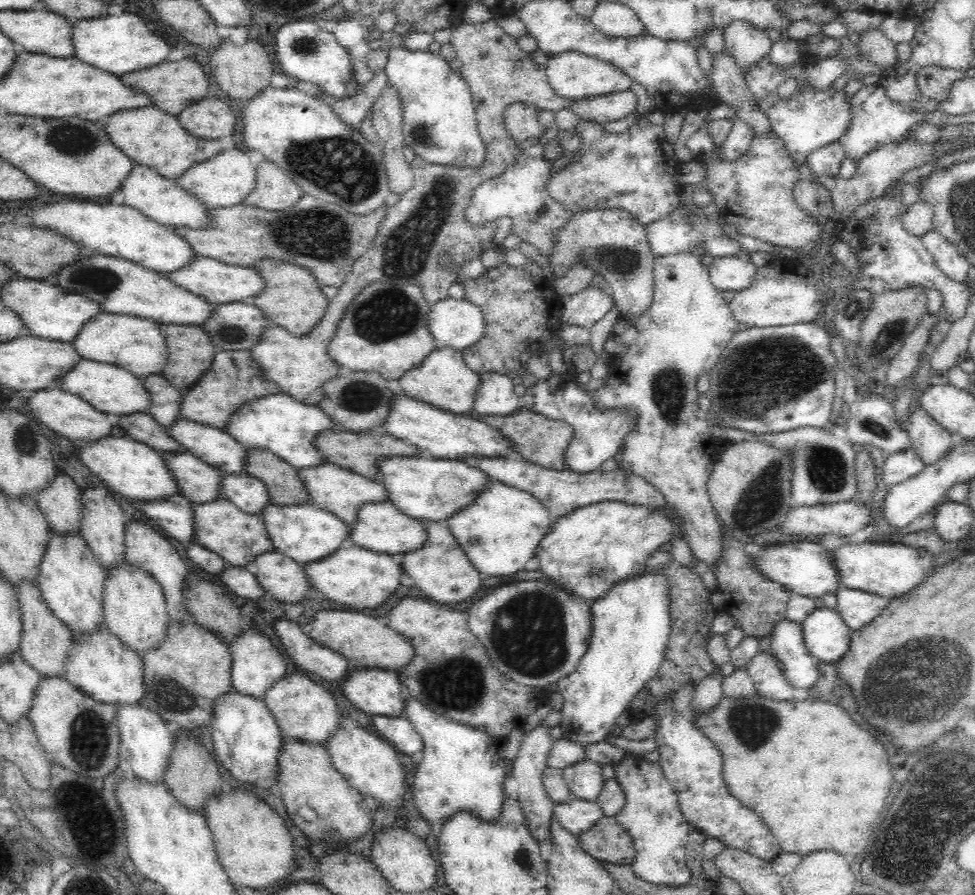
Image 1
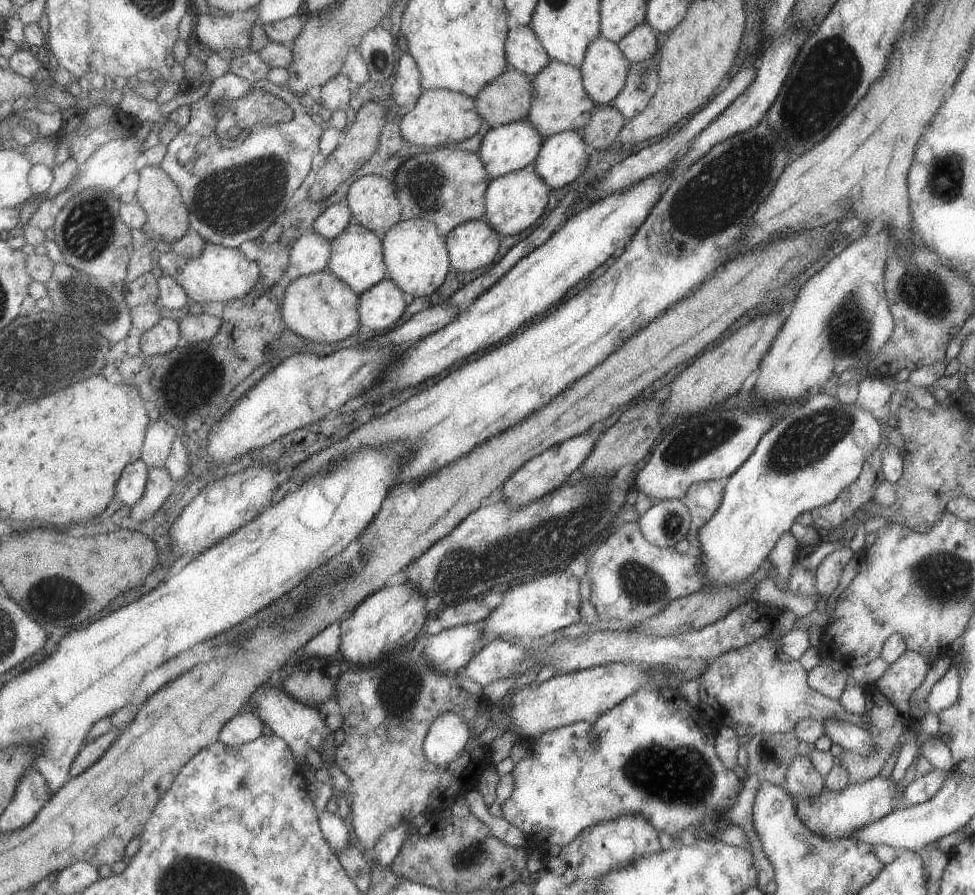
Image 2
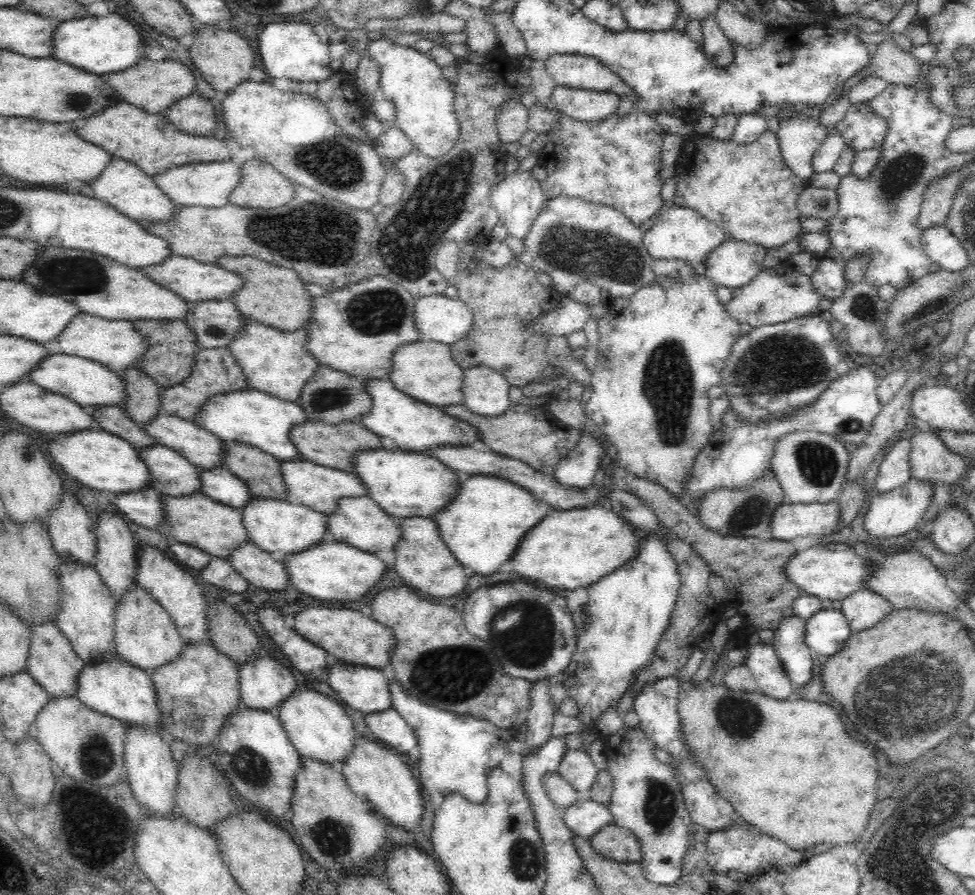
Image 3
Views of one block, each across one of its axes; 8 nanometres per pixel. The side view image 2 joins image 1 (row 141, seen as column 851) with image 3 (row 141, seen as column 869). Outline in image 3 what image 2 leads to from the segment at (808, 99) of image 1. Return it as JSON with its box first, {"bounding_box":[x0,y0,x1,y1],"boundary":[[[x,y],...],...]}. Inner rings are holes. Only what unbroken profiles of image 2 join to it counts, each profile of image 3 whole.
{"bounding_box":[777,117,828,183],"boundary":[[[799,117],[780,123],[777,133],[782,161],[798,179],[806,183],[815,174],[813,156],[828,136],[828,129],[819,125],[818,119]]]}

